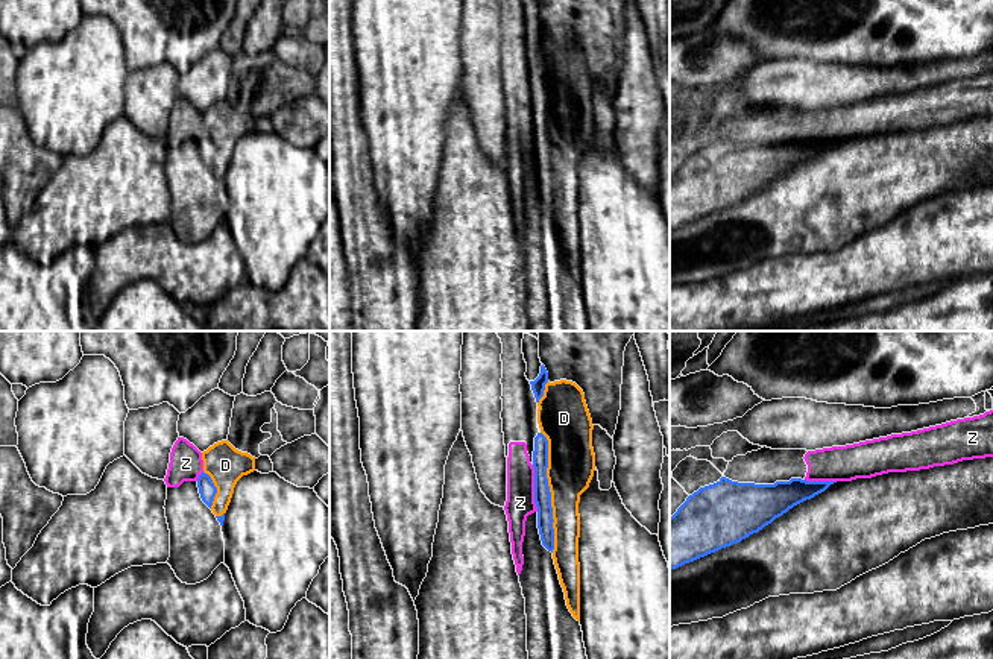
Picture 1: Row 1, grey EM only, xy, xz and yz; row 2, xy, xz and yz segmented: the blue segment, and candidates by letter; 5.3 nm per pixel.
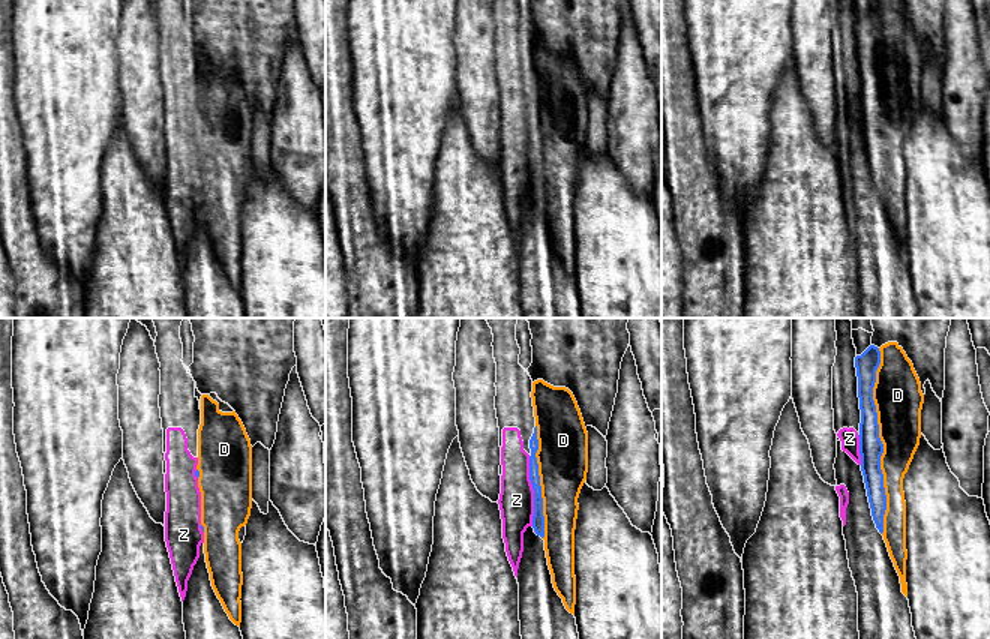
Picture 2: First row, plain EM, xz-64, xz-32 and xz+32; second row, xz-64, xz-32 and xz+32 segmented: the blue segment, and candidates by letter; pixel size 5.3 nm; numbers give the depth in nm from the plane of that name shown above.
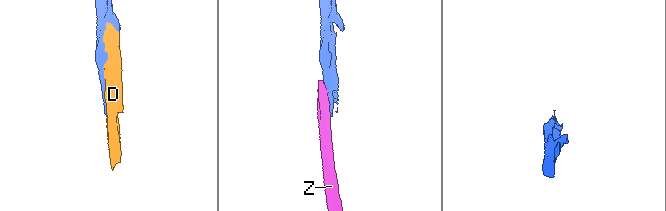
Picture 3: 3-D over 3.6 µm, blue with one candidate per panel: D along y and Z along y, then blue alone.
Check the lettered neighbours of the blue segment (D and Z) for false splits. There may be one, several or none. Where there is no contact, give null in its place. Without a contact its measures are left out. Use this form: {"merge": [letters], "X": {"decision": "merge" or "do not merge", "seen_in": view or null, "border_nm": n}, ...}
{"merge": ["D"], "D": {"decision": "merge", "seen_in": "xz", "border_nm": 650}, "Z": {"decision": "do not merge", "seen_in": "xz", "border_nm": 260}}

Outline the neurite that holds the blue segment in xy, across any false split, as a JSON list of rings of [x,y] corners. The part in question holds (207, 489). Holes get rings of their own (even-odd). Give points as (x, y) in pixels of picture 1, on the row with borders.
[[[222,440],[202,452],[203,472],[197,478],[202,501],[213,510],[220,525],[237,481],[255,471],[255,457]]]

